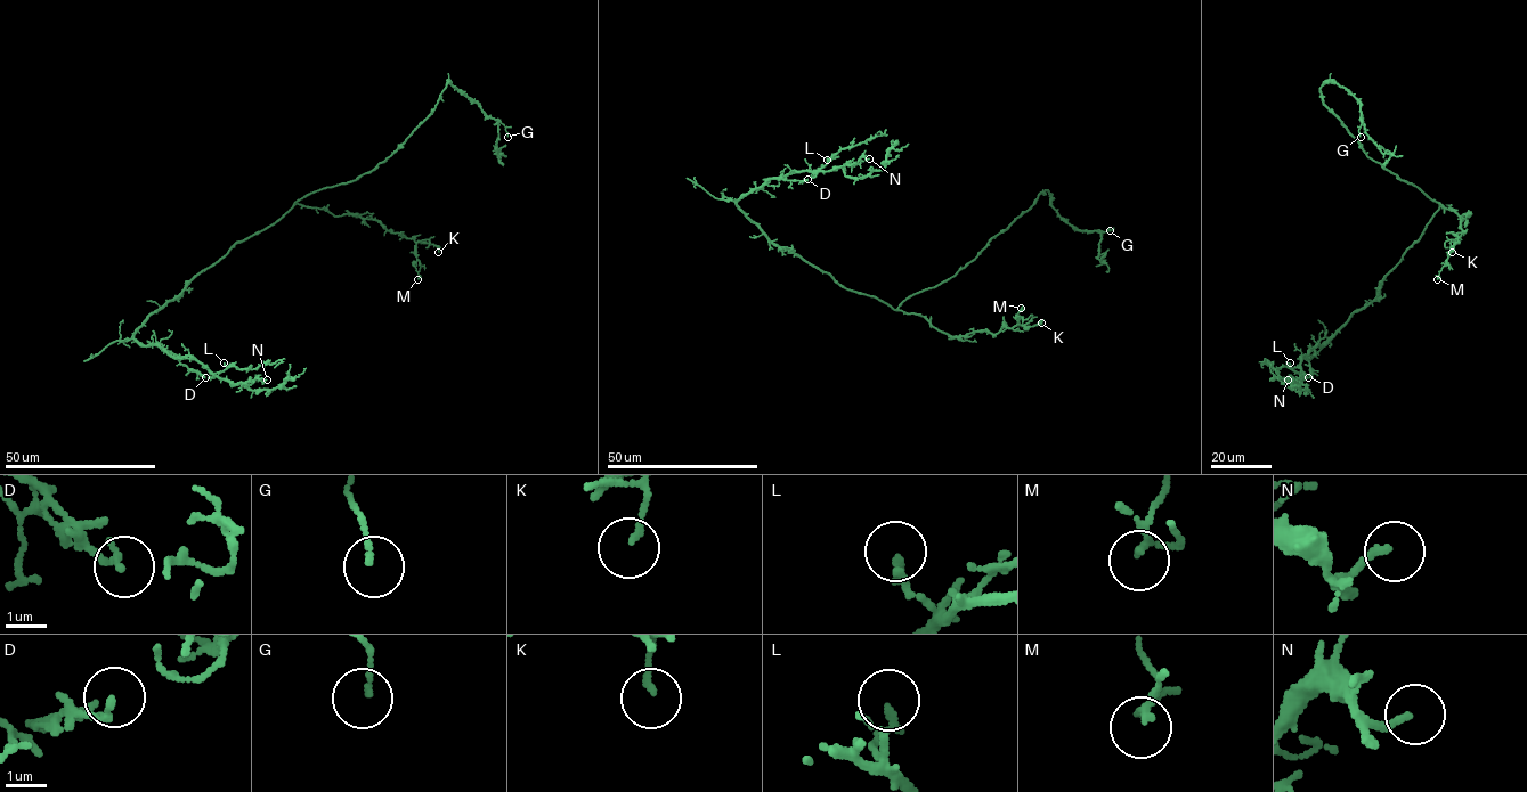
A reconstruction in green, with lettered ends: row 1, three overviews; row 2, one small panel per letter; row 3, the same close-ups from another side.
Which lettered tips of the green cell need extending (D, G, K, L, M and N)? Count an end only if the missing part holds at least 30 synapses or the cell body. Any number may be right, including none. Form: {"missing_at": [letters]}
{"missing_at": []}

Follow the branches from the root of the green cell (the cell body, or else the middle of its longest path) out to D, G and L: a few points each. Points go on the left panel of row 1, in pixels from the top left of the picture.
D: (265, 228), (240, 241), (201, 271), (177, 296), (155, 310), (135, 335), (140, 343), (159, 344), (205, 377)
G: (265, 228), (310, 193), (370, 173), (427, 117), (447, 82), (486, 115), (498, 119), (508, 137)
L: (265, 228), (201, 271), (135, 335), (176, 357), (195, 358), (214, 374), (226, 367), (224, 362)

